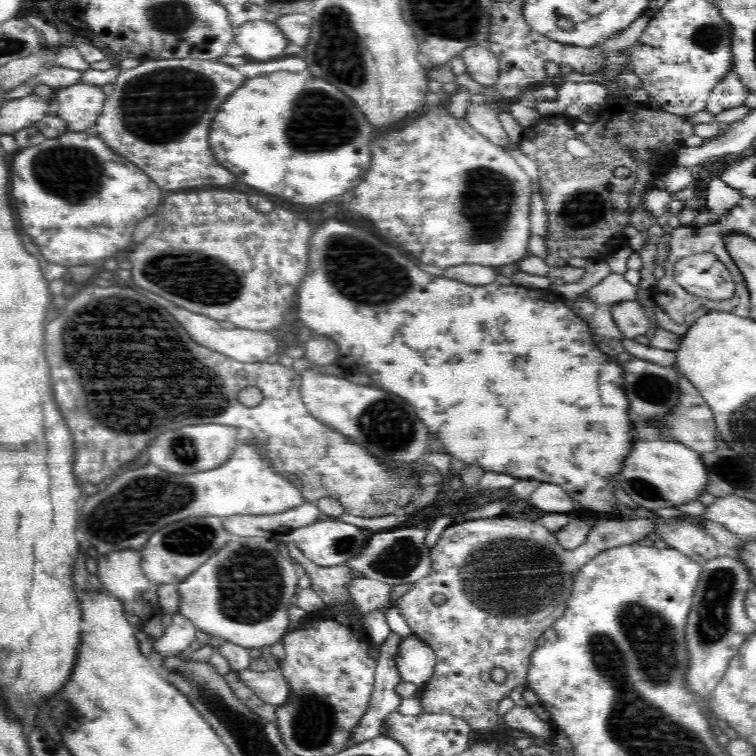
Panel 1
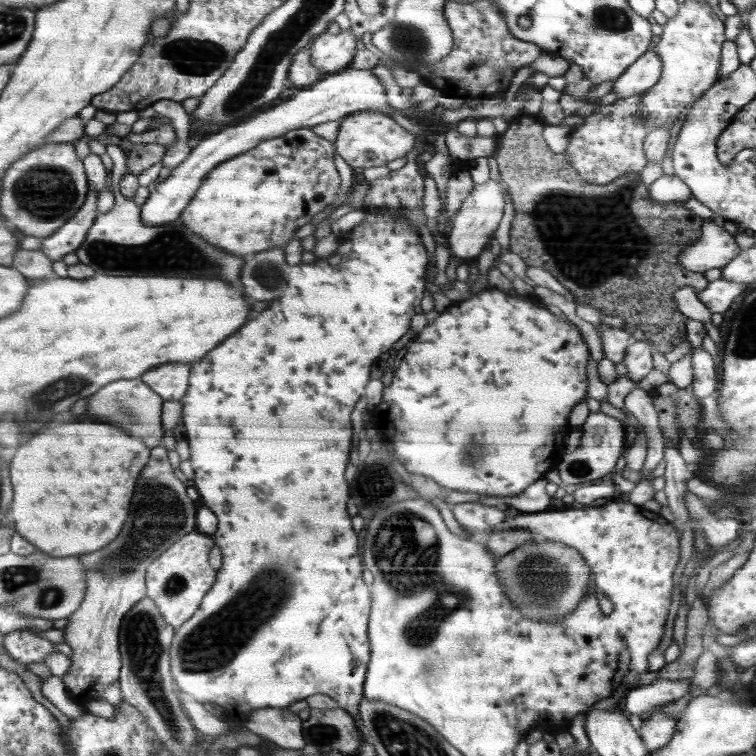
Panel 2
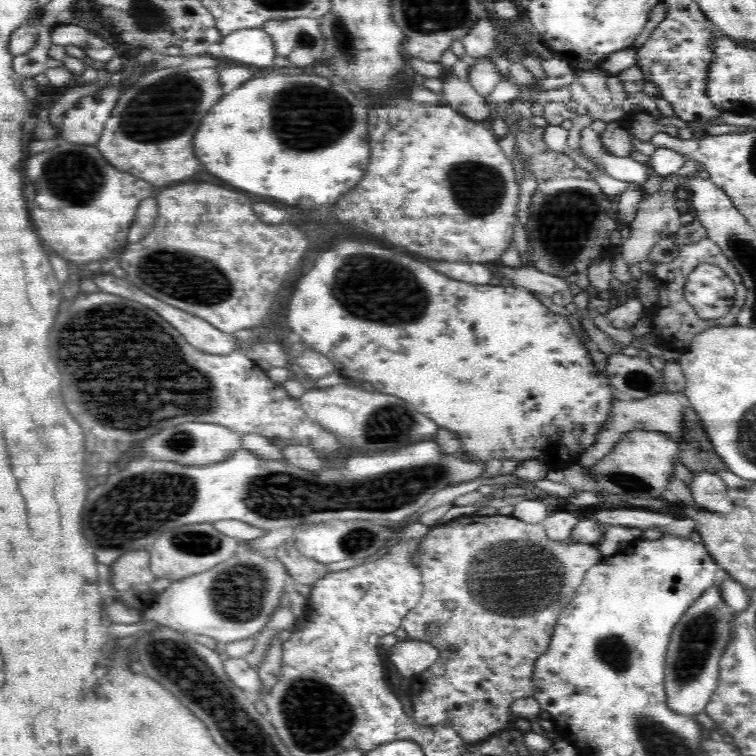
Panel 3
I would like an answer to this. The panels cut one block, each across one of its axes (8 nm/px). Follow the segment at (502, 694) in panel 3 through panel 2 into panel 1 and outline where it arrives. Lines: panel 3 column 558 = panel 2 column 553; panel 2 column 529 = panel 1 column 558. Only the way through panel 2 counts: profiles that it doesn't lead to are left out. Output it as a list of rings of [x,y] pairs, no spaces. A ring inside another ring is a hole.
[[[663,517],[606,518],[606,522],[592,522],[584,544],[571,550],[563,548],[555,533],[548,532],[542,524],[526,520],[479,518],[446,527],[437,543],[430,549],[431,571],[415,581],[405,594],[394,602],[412,634],[430,646],[436,655],[434,674],[419,690],[422,712],[450,713],[464,719],[472,729],[491,729],[499,719],[500,700],[508,698],[517,686],[526,686],[530,655],[541,634],[565,611],[567,600],[572,594],[576,571],[604,550],[651,540],[655,537],[656,528],[668,522],[671,522],[671,519]],[[441,596],[445,601],[437,600]],[[492,668],[504,668],[507,672],[504,682],[492,681]]]

